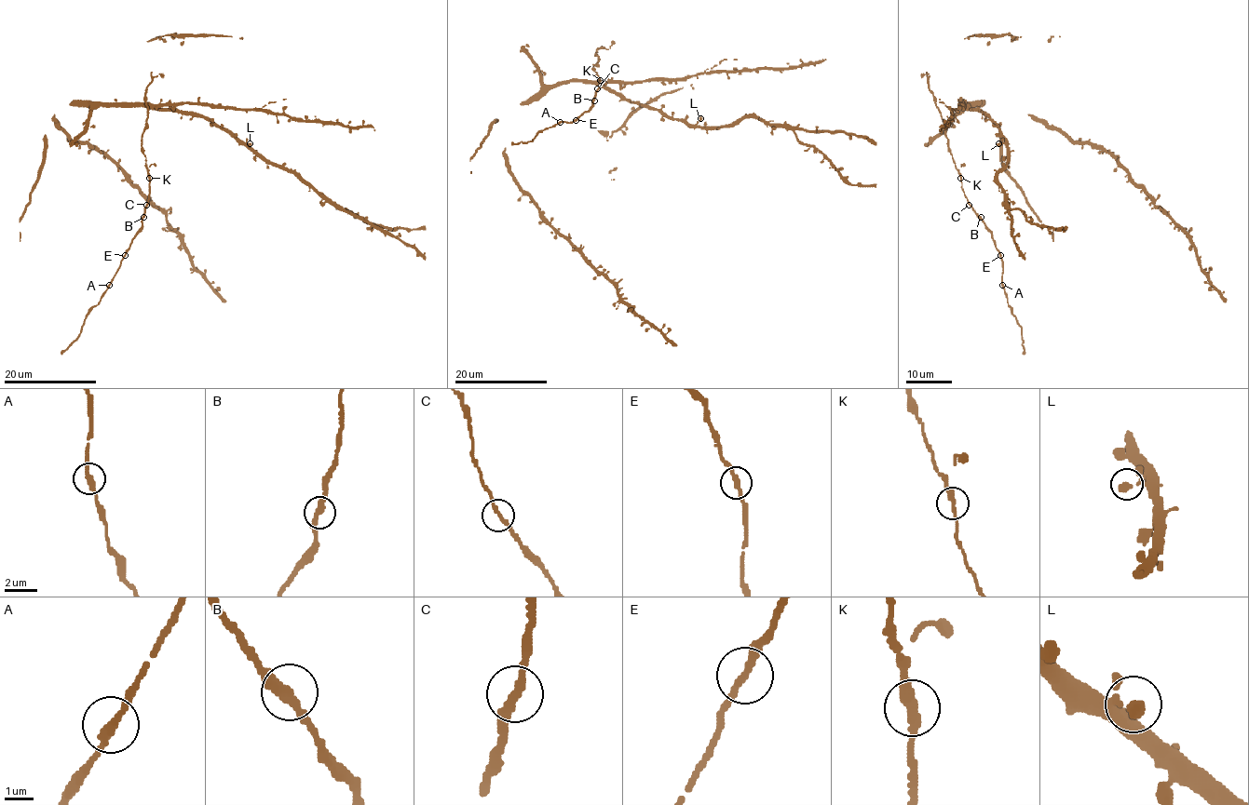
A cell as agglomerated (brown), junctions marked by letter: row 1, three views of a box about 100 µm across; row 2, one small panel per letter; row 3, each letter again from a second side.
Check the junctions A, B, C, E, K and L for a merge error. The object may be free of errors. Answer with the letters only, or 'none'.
none

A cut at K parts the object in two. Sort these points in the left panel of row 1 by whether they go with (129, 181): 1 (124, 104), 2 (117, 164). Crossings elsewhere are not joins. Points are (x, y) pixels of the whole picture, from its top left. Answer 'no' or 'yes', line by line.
1: yes
2: yes

